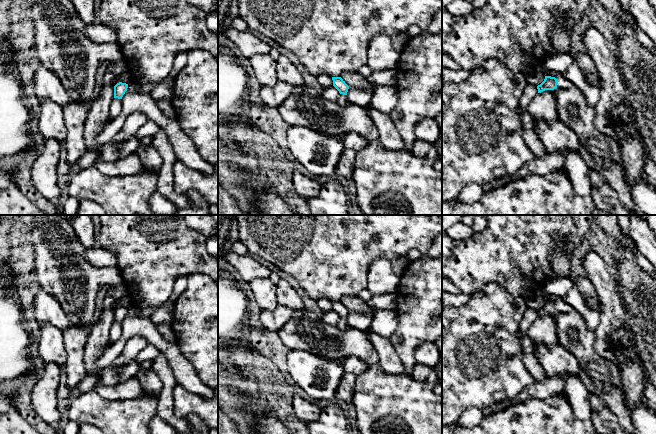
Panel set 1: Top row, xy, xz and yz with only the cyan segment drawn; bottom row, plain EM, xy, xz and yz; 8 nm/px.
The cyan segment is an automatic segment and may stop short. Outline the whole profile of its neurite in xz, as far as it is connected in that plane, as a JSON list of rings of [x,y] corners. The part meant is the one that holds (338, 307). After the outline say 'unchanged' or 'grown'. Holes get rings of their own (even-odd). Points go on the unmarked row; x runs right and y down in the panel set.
[[[332,301],[333,310],[339,315],[340,318],[347,319],[349,310],[341,301]]]; unchanged

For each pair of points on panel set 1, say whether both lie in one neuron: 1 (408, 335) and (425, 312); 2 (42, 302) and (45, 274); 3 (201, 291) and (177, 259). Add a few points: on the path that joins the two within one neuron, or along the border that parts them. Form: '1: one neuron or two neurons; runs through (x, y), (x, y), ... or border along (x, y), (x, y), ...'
1: one neuron; runs through (413, 329), (422, 318)
2: two neurons; border along (41, 286), (52, 294), (60, 304)
3: two neurons; border along (207, 274), (189, 274), (186, 277)

